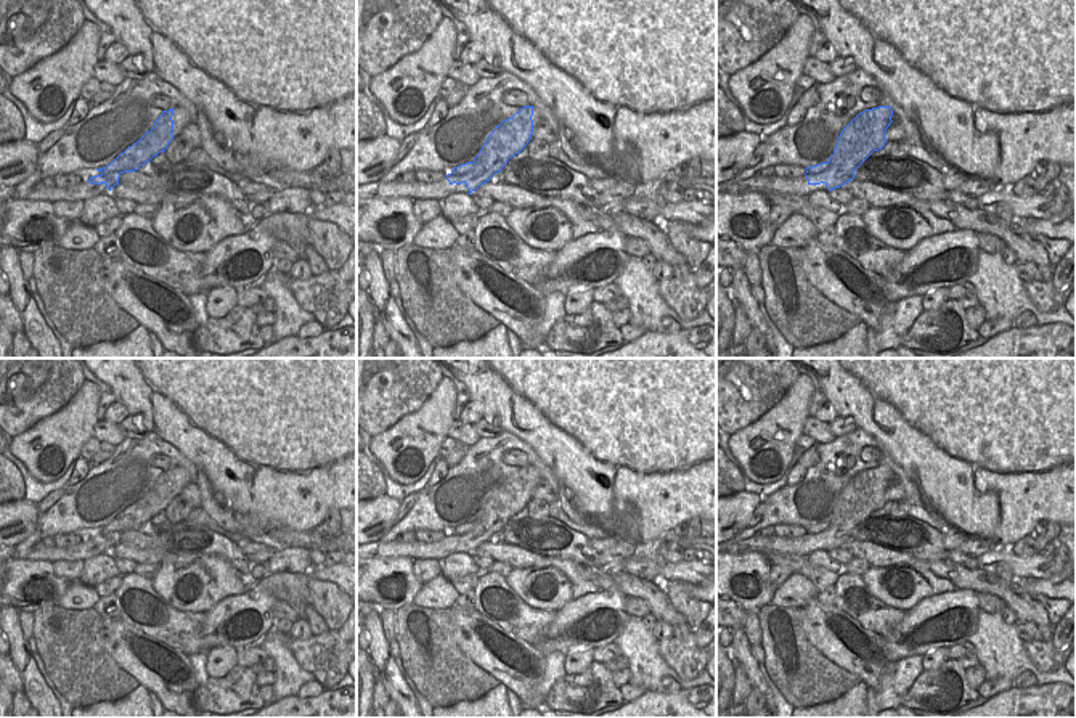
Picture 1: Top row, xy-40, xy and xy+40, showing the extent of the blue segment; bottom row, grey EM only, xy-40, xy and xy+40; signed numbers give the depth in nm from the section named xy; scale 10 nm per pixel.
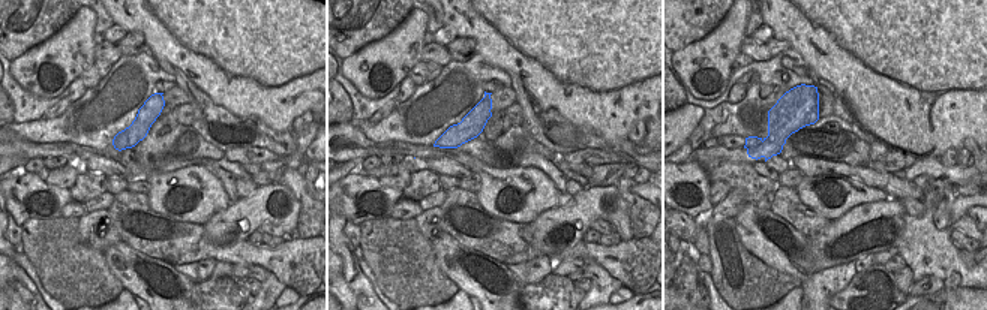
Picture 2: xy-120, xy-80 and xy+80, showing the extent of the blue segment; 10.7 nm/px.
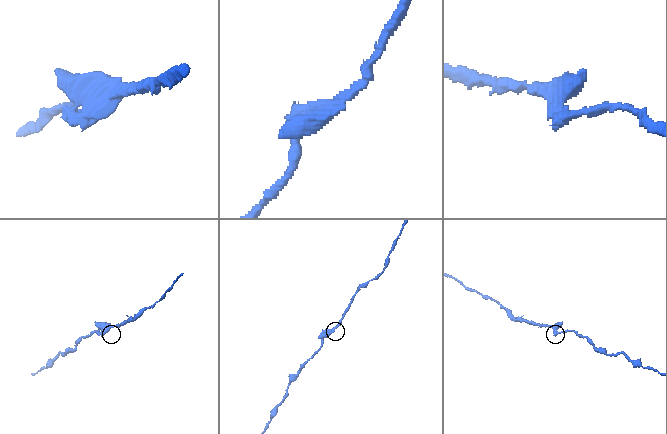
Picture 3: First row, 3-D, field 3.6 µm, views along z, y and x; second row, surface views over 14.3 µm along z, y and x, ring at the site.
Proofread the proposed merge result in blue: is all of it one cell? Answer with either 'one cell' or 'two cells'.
two cells

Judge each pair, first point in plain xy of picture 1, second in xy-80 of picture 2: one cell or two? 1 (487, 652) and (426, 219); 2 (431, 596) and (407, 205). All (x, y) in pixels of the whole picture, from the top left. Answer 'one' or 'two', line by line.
1: two
2: one

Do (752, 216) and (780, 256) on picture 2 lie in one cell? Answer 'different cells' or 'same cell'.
same cell

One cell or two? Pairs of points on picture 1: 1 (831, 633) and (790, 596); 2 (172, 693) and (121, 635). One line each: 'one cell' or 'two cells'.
1: two cells
2: one cell

